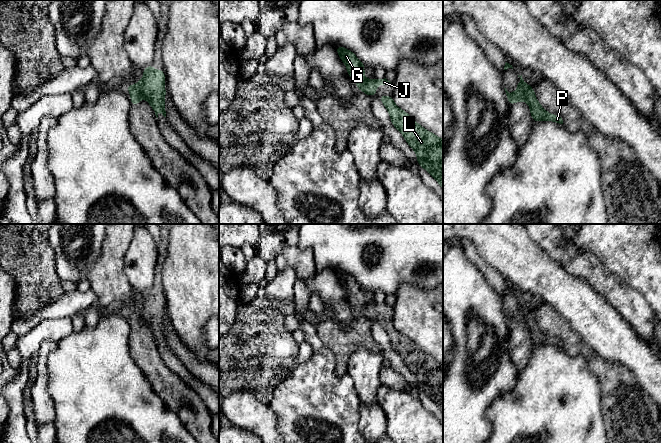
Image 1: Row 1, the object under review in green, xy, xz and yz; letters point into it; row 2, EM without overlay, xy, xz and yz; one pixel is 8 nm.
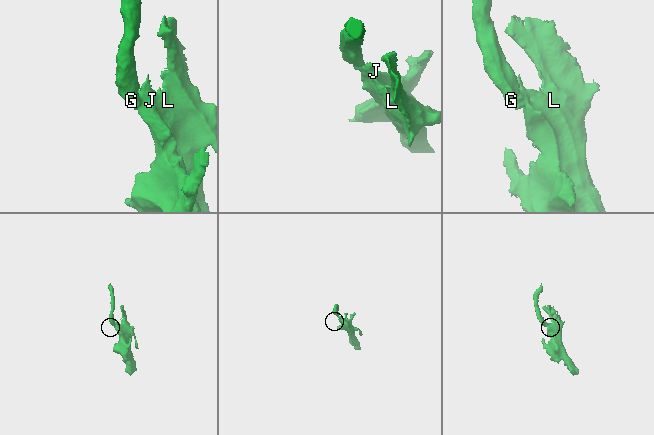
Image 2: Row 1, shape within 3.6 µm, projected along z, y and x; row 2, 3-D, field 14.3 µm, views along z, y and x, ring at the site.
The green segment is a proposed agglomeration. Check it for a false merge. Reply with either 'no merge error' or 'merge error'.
merge error

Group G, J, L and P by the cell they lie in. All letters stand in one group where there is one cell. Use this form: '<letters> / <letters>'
G / J L P

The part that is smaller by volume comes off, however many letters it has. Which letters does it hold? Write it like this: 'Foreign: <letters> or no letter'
Foreign: G

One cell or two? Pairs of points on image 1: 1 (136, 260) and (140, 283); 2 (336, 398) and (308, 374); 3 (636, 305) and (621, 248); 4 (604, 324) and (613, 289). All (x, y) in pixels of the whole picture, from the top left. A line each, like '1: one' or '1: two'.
1: one
2: one
3: two
4: two

